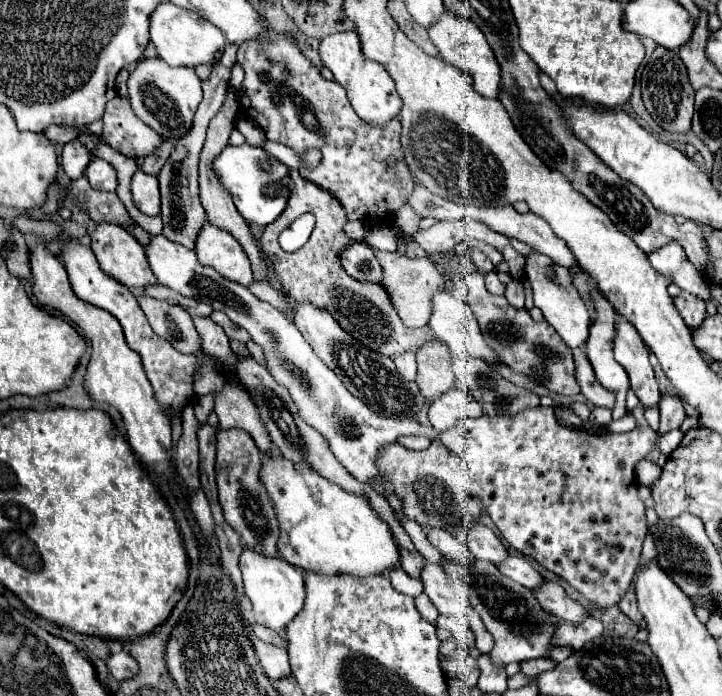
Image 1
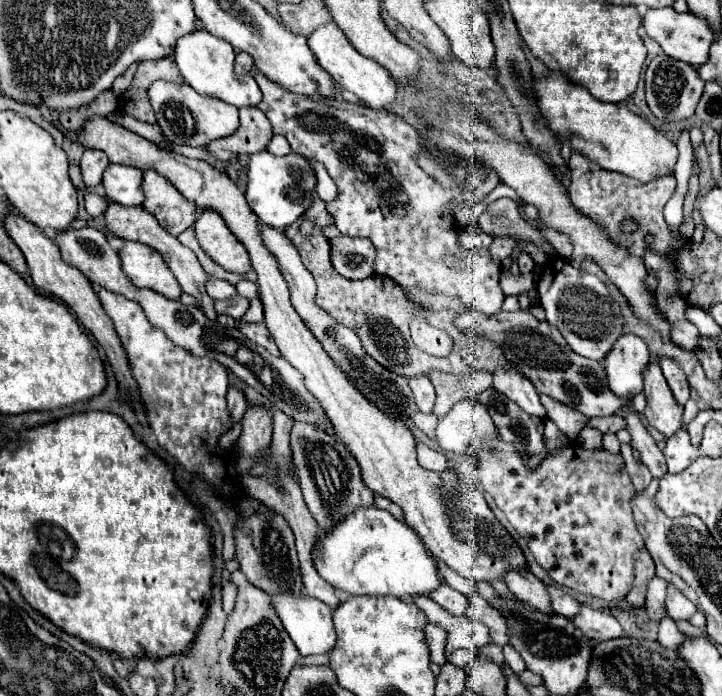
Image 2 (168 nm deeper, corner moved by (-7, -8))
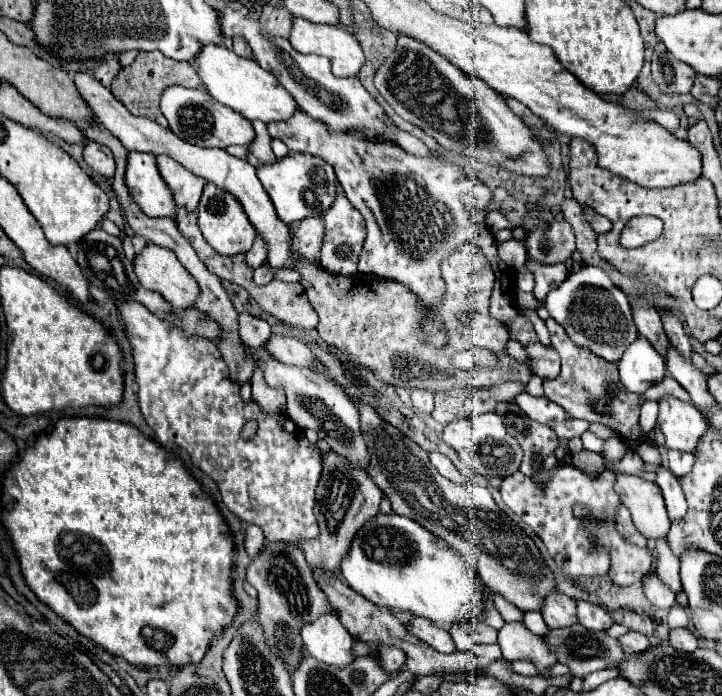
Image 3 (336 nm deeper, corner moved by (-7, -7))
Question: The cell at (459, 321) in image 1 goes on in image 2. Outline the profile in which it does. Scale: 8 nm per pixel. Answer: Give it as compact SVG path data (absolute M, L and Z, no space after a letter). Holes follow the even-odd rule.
M496 370L494 372L494 390L516 402L524 412L546 418L546 408L538 400L538 392L532 382L516 370Z

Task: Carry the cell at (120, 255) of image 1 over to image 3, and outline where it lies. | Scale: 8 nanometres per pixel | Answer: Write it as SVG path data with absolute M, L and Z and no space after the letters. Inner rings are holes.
M146 245L132 263L142 287L158 291L176 309L194 305L198 297L198 285L170 249Z

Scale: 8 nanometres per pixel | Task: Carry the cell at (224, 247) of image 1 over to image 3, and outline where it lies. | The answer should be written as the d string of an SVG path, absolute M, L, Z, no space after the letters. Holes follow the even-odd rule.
M210 183L204 187L204 193L198 205L198 225L204 239L216 249L218 255L224 255L224 257L250 251L256 239L256 231L248 223L248 217L244 215L244 211L240 211L240 203L236 203L236 199L224 195L224 191L220 191L218 187L212 187Z

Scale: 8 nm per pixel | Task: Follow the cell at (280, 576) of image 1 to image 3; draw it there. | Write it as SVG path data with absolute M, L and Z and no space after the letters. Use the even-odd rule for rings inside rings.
M332 613L320 615L316 621L302 625L300 629L304 651L328 665L344 667L352 663L352 635L344 629L340 619Z

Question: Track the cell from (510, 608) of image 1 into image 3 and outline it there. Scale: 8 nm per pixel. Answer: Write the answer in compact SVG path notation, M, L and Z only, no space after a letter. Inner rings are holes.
M580 625L548 629L548 633L544 635L544 641L550 647L550 651L556 655L556 661L568 665L570 673L574 673L576 679L584 679L592 671L616 667L620 663L620 659L624 659L624 653L622 653L618 641L608 637L606 631L590 631Z

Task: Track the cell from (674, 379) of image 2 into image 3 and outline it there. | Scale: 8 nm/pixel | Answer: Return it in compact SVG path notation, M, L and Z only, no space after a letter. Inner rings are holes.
M634 301L634 303L630 303L630 307L632 307L634 323L636 323L640 335L646 337L662 357L666 357L670 341L664 333L662 319L660 319L658 311L650 303L642 303L642 301Z

